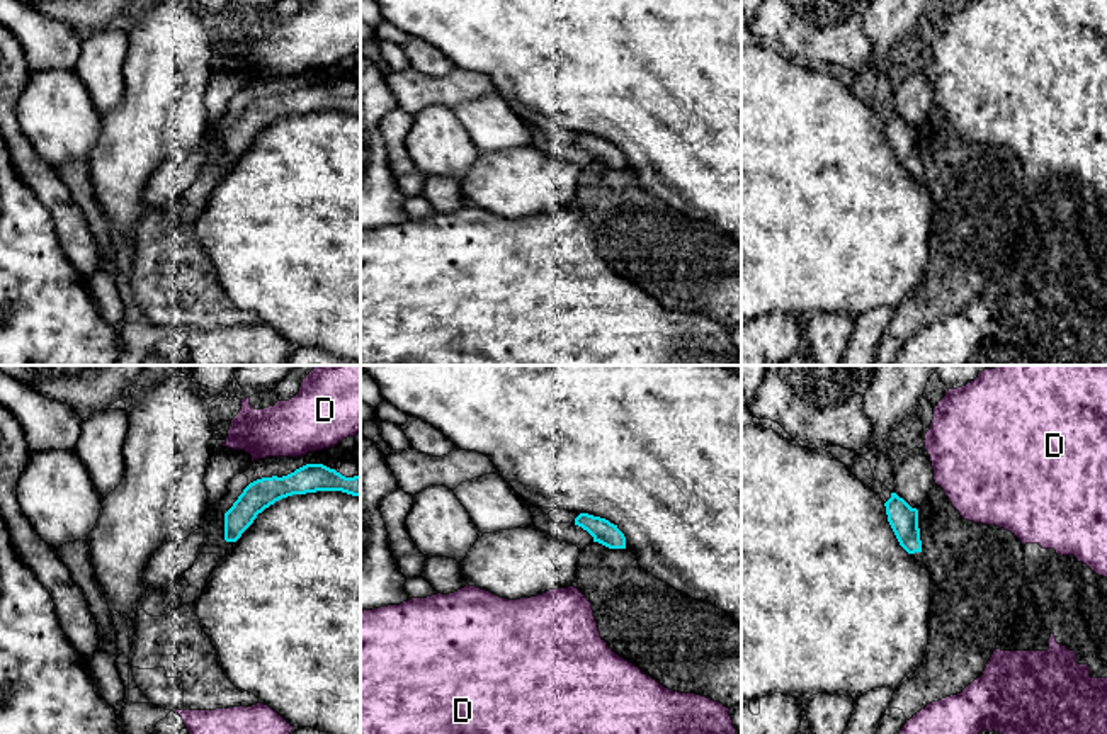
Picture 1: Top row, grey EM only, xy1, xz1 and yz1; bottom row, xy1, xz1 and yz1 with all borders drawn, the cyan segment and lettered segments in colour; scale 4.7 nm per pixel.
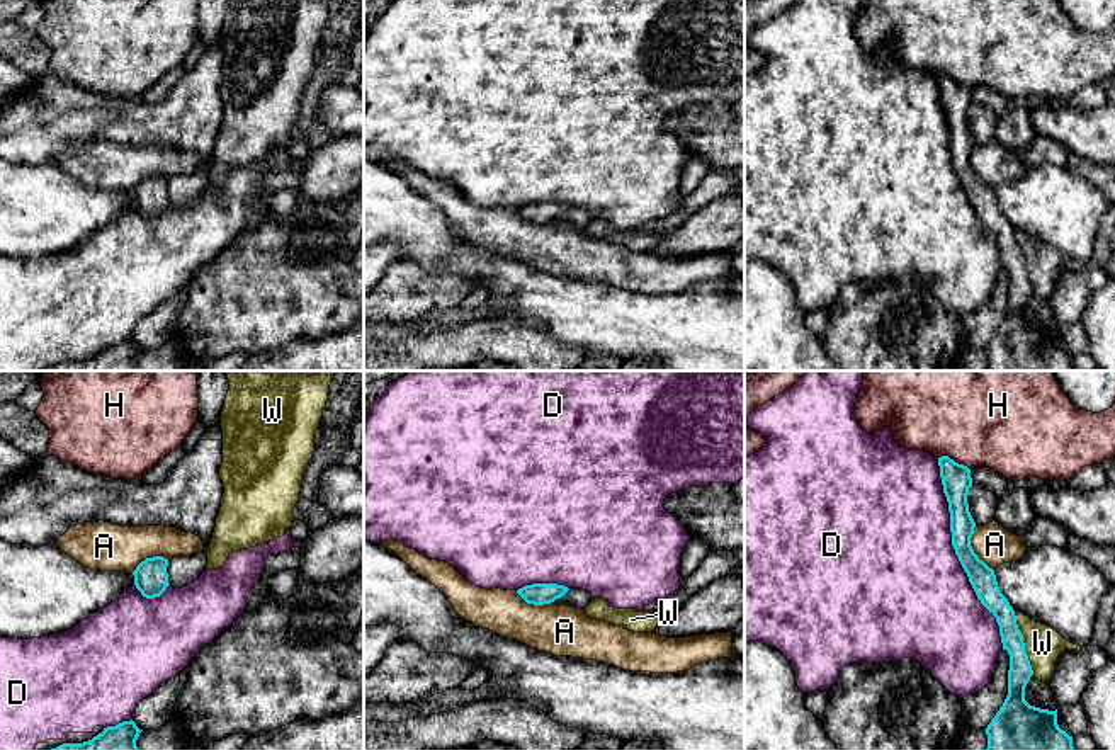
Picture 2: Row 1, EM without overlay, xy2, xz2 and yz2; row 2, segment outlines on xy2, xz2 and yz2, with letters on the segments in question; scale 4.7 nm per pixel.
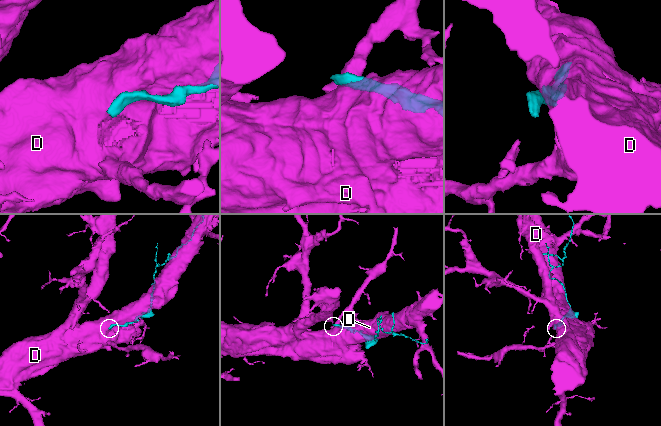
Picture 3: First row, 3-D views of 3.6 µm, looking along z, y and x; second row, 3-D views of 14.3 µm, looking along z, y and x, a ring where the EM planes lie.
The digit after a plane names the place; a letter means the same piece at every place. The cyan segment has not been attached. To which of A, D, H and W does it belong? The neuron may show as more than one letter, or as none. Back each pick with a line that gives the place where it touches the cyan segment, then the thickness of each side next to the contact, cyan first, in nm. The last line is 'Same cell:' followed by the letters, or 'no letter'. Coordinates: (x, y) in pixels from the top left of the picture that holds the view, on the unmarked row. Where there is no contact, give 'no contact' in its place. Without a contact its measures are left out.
Same cell: no letter

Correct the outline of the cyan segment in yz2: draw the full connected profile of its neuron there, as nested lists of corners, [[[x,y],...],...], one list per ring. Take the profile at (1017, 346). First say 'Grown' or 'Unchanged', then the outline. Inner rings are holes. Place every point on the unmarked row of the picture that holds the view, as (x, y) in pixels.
Unchanged. [[[948,75],[938,77],[938,85],[948,121],[952,165],[977,218],[996,236],[1003,269],[1010,274],[1008,315],[984,349],[986,371],[1074,371],[1073,355],[1057,344],[1057,328],[1040,328],[1025,320],[1025,306],[1033,289],[1023,253],[1013,226],[998,206],[994,189],[971,165],[976,146],[967,122],[971,88]]]

